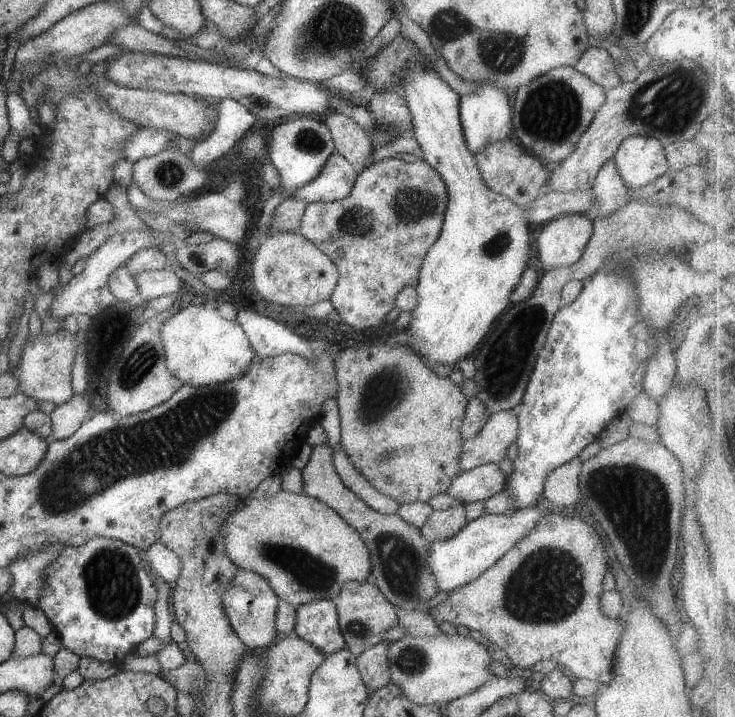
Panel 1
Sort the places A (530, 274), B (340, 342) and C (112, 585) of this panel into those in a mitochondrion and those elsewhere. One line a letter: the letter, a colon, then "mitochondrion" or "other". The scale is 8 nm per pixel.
A: other
B: other
C: mitochondrion

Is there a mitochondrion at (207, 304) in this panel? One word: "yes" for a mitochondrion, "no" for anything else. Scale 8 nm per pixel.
no

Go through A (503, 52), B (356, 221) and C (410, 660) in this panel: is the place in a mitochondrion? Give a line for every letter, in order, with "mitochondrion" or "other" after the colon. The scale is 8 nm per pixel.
A: mitochondrion
B: mitochondrion
C: mitochondrion

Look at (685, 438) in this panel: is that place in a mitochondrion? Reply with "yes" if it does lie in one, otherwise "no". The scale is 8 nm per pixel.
no

